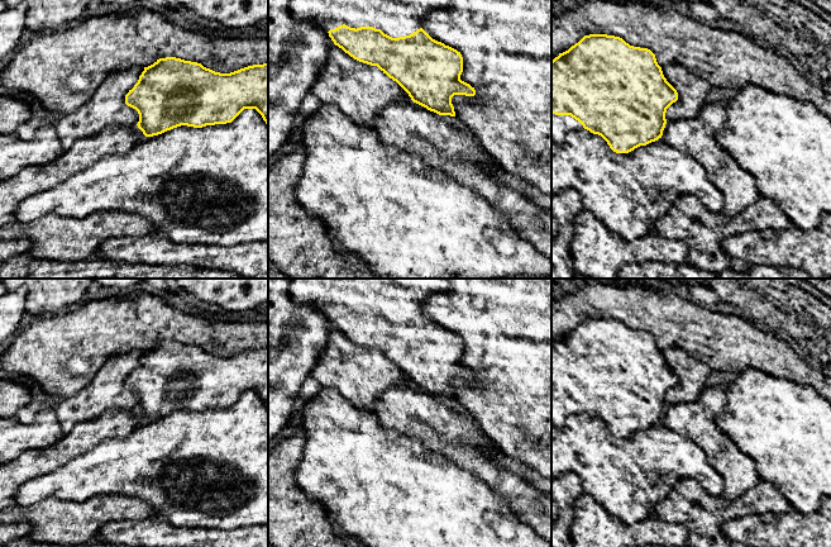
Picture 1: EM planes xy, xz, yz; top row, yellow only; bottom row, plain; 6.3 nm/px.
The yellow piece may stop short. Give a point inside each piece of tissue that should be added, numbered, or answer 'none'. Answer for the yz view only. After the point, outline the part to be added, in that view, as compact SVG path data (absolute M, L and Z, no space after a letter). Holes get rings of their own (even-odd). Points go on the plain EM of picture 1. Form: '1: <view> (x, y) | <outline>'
1: yz (560, 408) | M551 396L551 423L558 428L564 427L569 415L582 412L583 409L570 399L555 399Z

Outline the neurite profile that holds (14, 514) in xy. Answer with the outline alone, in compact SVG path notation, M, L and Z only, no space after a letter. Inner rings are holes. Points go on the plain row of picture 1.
M115 493L96 495L83 503L46 498L32 506L13 505L0 512L0 524L28 522L33 529L27 537L34 542L48 544L77 546L95 539L104 524L118 520L144 520L156 517L151 504L135 496Z

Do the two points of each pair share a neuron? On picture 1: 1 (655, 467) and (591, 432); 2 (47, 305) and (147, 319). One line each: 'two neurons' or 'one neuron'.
1: one neuron
2: two neurons

